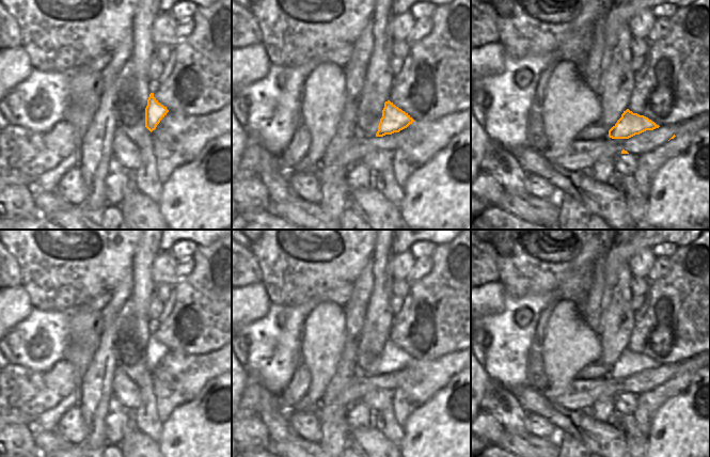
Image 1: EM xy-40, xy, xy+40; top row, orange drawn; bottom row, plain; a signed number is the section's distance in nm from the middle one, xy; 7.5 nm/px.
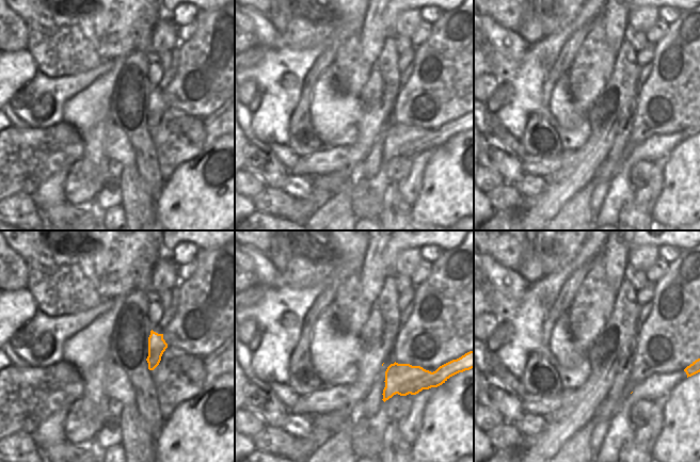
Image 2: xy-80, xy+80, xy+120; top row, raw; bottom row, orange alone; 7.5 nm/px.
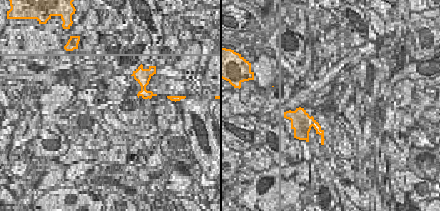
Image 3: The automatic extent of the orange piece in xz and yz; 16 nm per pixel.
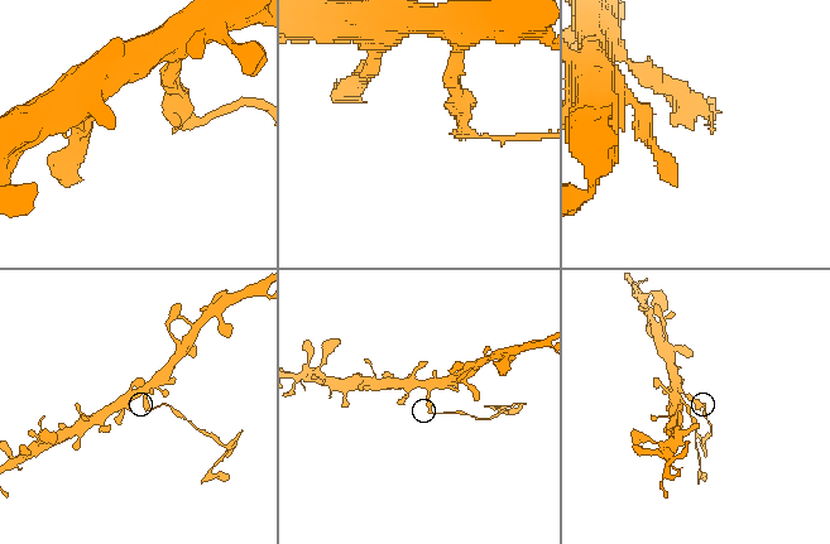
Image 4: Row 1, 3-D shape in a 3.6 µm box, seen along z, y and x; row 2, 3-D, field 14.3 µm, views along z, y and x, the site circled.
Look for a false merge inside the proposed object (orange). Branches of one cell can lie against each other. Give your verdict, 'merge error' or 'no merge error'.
merge error

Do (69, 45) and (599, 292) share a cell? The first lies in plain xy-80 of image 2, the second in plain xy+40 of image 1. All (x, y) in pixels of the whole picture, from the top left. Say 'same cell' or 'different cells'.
different cells

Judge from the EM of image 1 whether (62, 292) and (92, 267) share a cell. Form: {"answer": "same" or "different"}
{"answer": "same"}

